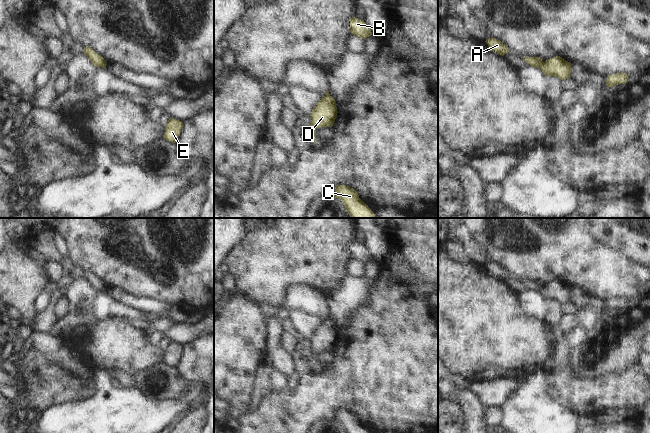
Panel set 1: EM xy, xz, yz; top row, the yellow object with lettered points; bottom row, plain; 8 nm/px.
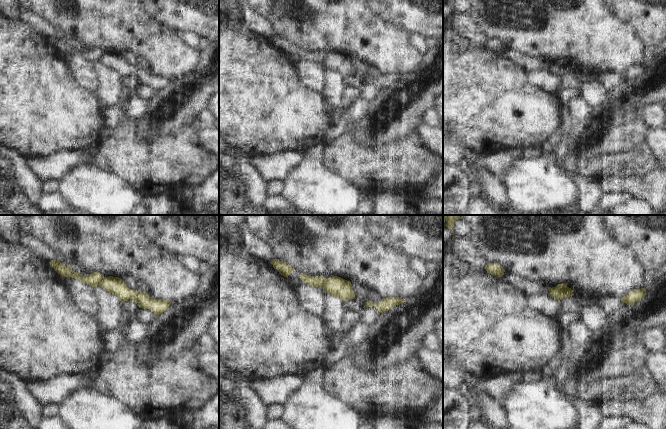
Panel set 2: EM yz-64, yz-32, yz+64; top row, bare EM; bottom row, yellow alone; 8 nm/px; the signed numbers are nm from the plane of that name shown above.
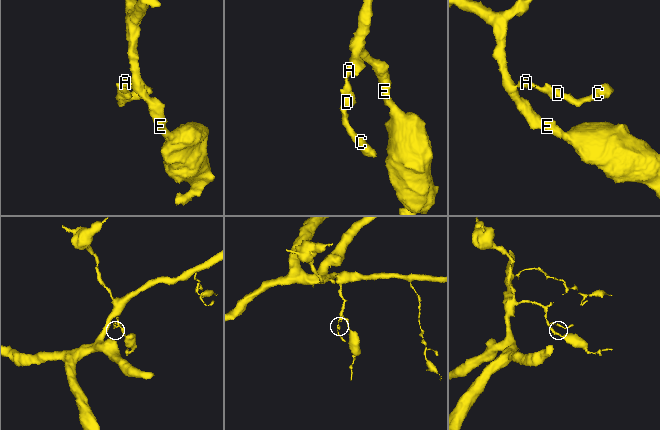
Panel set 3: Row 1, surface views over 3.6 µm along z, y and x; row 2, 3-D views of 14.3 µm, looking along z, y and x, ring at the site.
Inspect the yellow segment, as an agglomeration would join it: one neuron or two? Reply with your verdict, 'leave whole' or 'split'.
split

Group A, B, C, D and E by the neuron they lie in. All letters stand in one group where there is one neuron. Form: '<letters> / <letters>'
A B E / C D

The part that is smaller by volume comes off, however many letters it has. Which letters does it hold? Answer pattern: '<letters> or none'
C, D

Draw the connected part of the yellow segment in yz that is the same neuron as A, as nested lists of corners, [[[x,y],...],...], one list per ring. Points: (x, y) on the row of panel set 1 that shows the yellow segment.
[[[488,38],[485,42],[488,44],[488,49],[490,51],[495,51],[501,56],[504,56],[506,53],[510,52],[505,44],[495,38]]]

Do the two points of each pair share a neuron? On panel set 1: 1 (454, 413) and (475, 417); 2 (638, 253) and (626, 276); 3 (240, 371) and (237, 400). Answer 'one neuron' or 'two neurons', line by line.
1: two neurons
2: two neurons
3: one neuron

